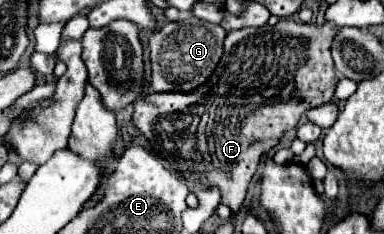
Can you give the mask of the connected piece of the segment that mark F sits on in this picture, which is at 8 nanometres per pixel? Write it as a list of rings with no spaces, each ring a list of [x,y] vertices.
[[[291,17],[279,19],[273,27],[263,25],[229,31],[223,45],[225,53],[207,83],[187,93],[149,93],[141,101],[135,101],[131,121],[145,135],[153,151],[183,175],[183,179],[197,187],[217,187],[221,191],[221,203],[237,213],[245,199],[249,181],[257,171],[259,159],[279,143],[279,137],[285,131],[297,125],[305,111],[333,99],[335,83],[339,81],[331,59],[333,35],[335,29],[331,23],[317,27],[297,23]]]

